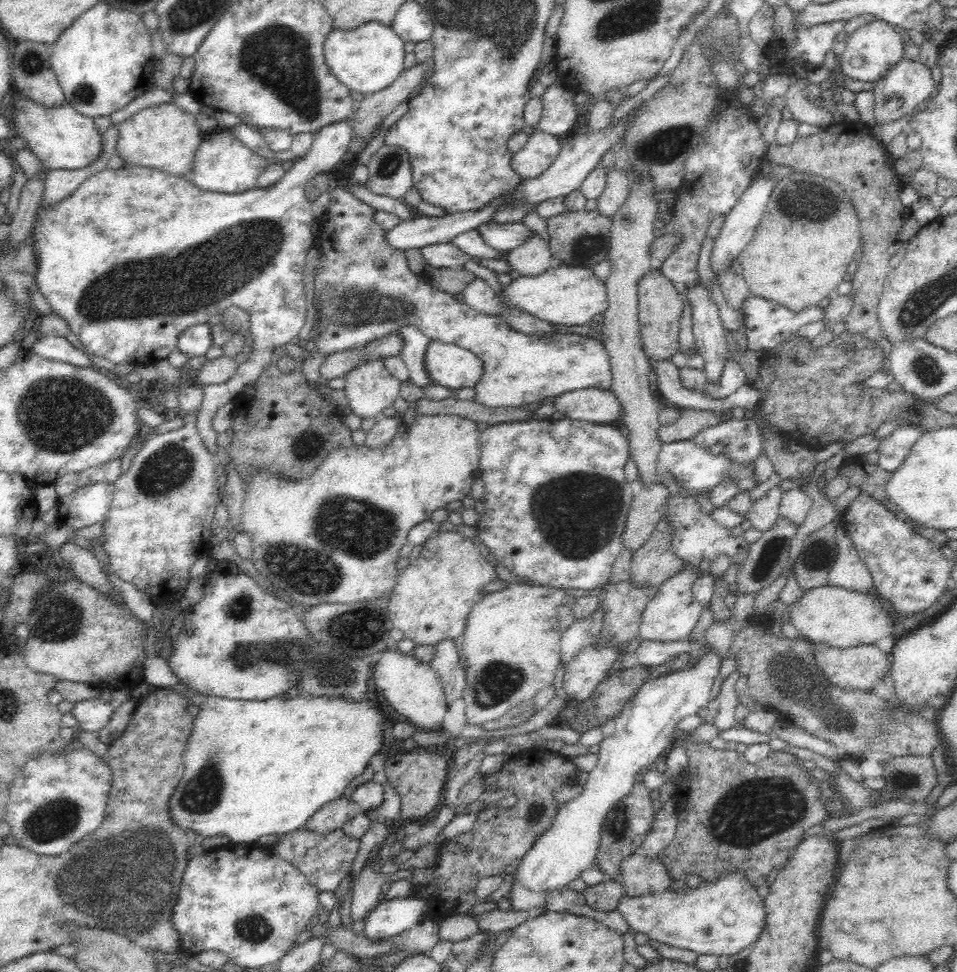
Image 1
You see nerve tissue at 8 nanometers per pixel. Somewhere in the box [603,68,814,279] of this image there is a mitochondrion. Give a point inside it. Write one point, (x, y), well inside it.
(665, 146)

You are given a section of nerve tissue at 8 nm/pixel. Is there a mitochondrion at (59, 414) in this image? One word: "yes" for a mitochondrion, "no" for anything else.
yes

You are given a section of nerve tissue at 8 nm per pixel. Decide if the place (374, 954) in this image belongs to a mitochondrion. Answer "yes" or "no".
no

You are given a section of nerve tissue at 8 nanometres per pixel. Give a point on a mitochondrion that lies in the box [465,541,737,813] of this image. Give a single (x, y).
(499, 682)

